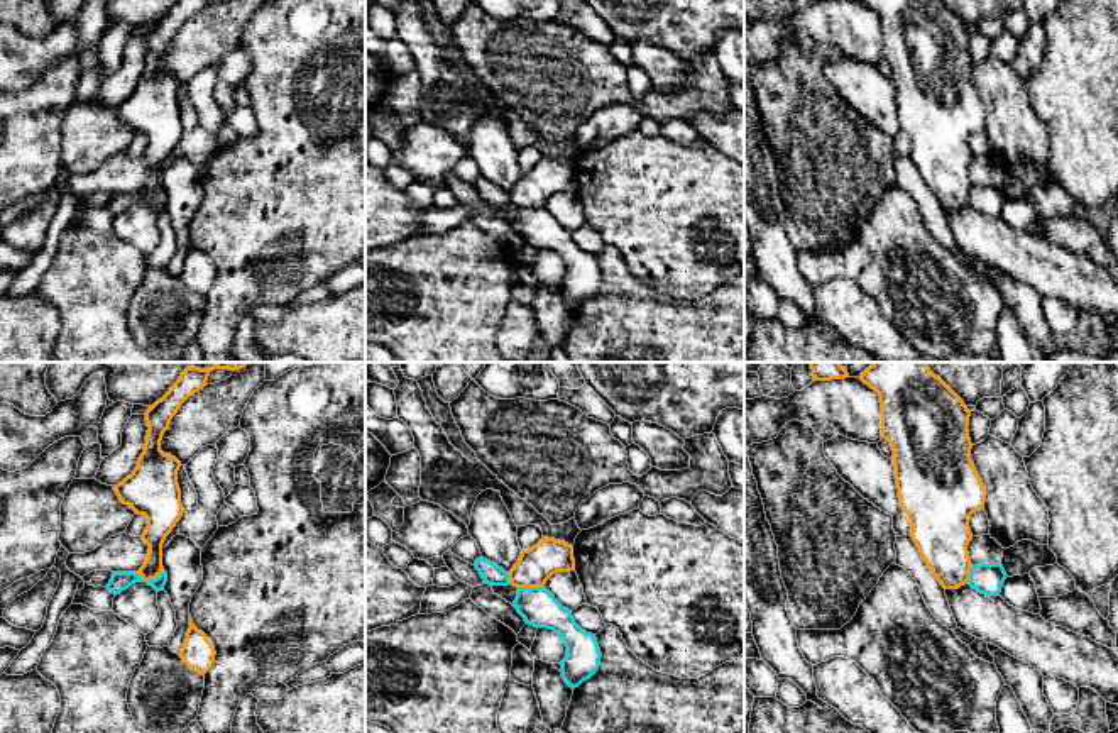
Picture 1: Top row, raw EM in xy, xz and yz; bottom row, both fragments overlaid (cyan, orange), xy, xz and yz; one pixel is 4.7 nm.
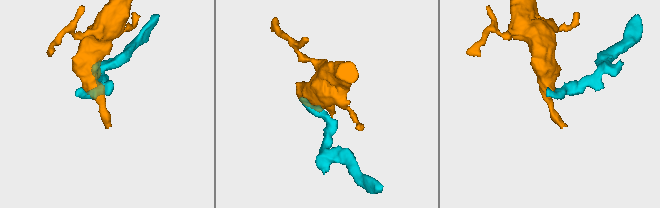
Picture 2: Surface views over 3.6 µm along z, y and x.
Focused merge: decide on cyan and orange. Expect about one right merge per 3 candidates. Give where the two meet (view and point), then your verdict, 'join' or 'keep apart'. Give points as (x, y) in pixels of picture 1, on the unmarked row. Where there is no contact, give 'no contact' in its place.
contact xy (151, 200); keep apart

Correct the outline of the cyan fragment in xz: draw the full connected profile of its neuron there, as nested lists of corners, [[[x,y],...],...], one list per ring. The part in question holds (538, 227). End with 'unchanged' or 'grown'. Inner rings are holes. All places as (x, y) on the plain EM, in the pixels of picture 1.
[[[545,207],[518,208],[512,227],[528,245],[553,251],[562,257],[567,267],[560,284],[562,298],[572,310],[597,293],[602,274],[595,256],[582,251],[572,232],[563,229]]]; unchanged

